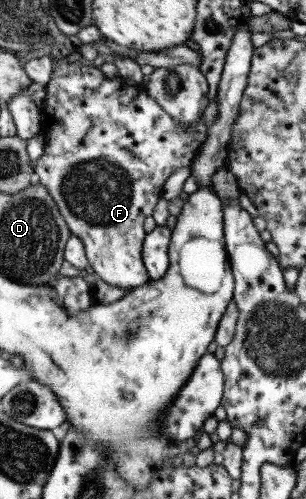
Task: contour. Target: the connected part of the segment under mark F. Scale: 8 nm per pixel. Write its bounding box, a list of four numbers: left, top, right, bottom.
[32,58,206,291]

